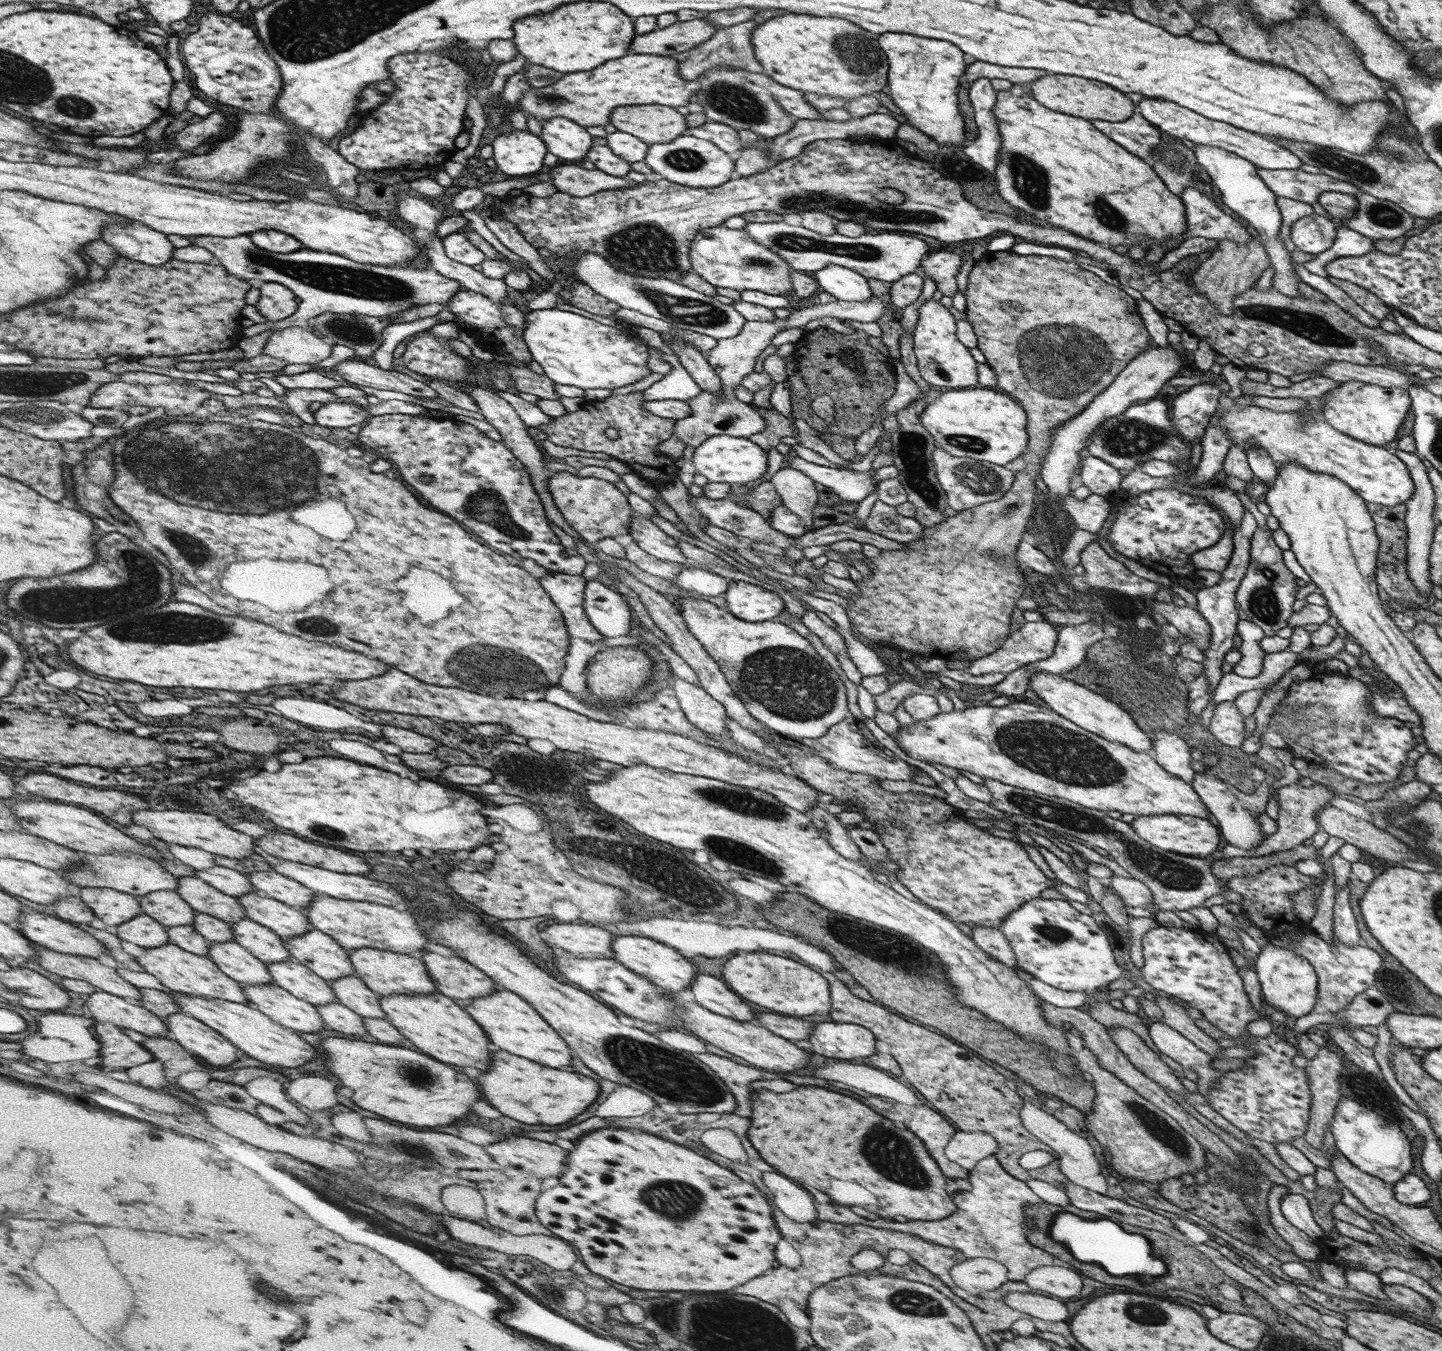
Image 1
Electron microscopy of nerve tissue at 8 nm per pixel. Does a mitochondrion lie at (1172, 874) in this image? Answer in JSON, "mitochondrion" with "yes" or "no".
{"mitochondrion":"yes"}

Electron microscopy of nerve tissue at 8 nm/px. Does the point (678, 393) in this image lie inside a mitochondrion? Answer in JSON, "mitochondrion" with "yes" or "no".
{"mitochondrion":"no"}

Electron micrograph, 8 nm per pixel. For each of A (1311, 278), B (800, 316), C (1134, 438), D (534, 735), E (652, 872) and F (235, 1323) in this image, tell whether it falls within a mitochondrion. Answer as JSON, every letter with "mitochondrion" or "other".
{"A":"other","B":"other","C":"mitochondrion","D":"other","E":"mitochondrion","F":"other"}

